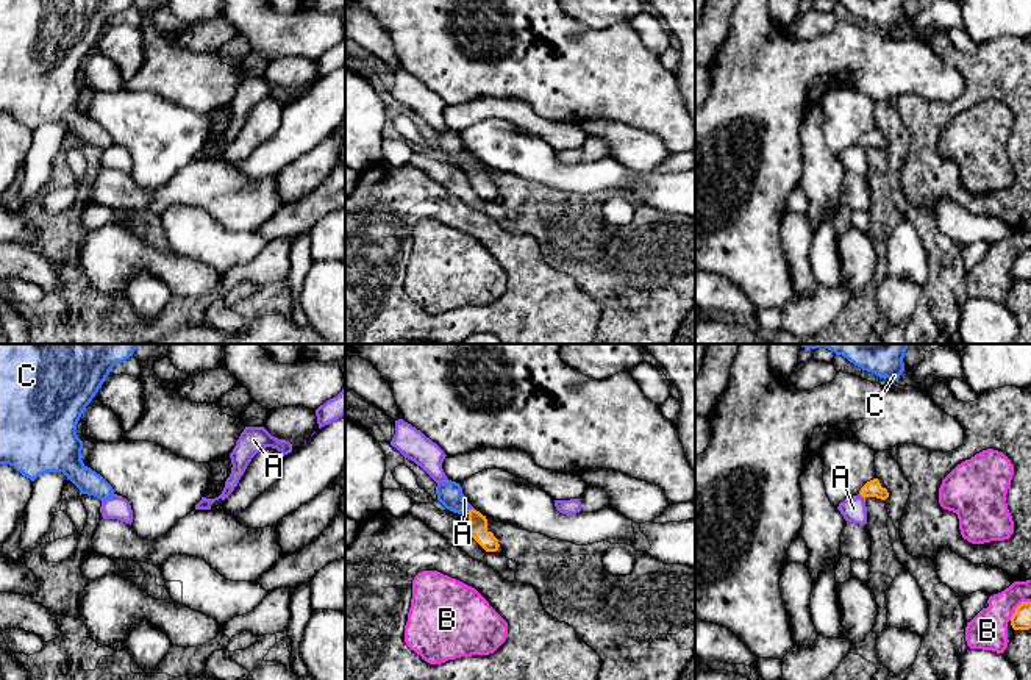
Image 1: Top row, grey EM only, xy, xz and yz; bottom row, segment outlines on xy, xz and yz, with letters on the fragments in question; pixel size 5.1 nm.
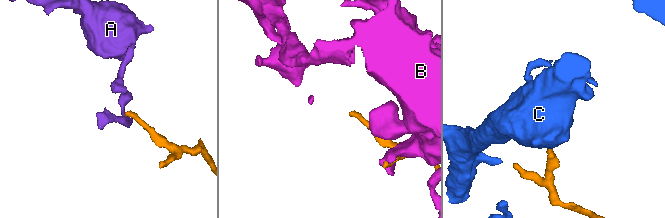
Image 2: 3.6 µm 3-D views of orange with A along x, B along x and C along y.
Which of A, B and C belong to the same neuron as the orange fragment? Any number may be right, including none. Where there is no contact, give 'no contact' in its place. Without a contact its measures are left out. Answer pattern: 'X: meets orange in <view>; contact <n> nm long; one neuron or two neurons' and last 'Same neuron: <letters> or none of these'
A: meets orange in yz; contact 50 nm long; two neurons
B: meets orange in yz; contact 150 nm long; two neurons
C: meets orange in xz; contact 40 nm long; one neuron
Same neuron: C

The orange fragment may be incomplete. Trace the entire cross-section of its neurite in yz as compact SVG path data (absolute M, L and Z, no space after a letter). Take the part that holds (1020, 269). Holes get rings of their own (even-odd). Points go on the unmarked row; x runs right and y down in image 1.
M1022 252L1012 267L1011 275L1014 280L1029 280L1031 278L1031 252Z

